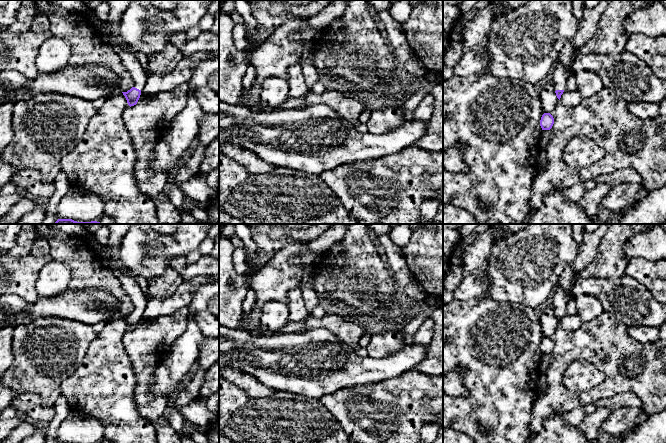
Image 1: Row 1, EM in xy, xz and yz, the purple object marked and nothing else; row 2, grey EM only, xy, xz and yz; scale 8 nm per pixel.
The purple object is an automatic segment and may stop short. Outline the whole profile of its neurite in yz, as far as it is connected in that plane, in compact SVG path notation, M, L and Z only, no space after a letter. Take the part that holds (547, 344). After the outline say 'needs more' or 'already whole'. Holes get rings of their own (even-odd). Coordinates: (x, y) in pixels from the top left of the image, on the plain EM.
M544 337L540 344L542 354L550 354L554 348L554 342L550 337Z; already whole

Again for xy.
M107 246L101 247L100 254L121 282L126 295L134 304L134 310L127 316L122 316L128 329L130 331L134 330L140 322L141 315L145 311L148 300L137 284L136 279L128 275L125 270L120 267L119 263L112 258Z; needs more

